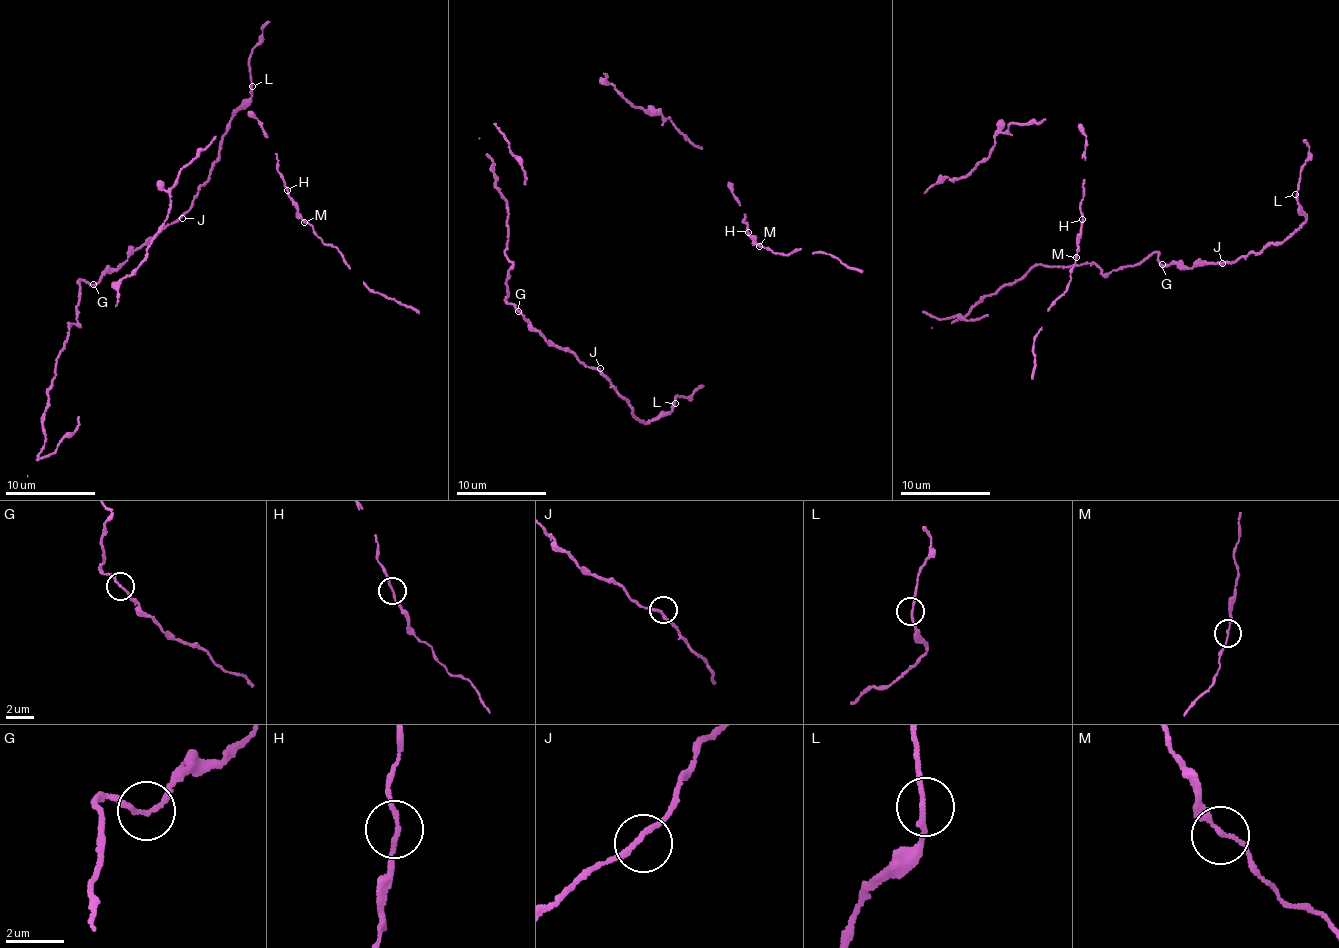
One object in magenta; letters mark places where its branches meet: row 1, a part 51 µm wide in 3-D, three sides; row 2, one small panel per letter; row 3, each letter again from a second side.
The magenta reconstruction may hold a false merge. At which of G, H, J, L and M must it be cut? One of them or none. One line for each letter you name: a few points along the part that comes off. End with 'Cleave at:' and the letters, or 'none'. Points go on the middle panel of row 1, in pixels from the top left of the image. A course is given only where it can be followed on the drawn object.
Cleave at: none

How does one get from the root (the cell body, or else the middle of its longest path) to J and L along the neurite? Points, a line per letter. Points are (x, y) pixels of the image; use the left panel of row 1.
J: (101, 276), (106, 269), (119, 266), (154, 235), (182, 218)
L: (101, 276), (119, 266), (192, 205), (197, 190), (219, 158), (226, 125), (234, 110), (250, 97), (252, 86)

